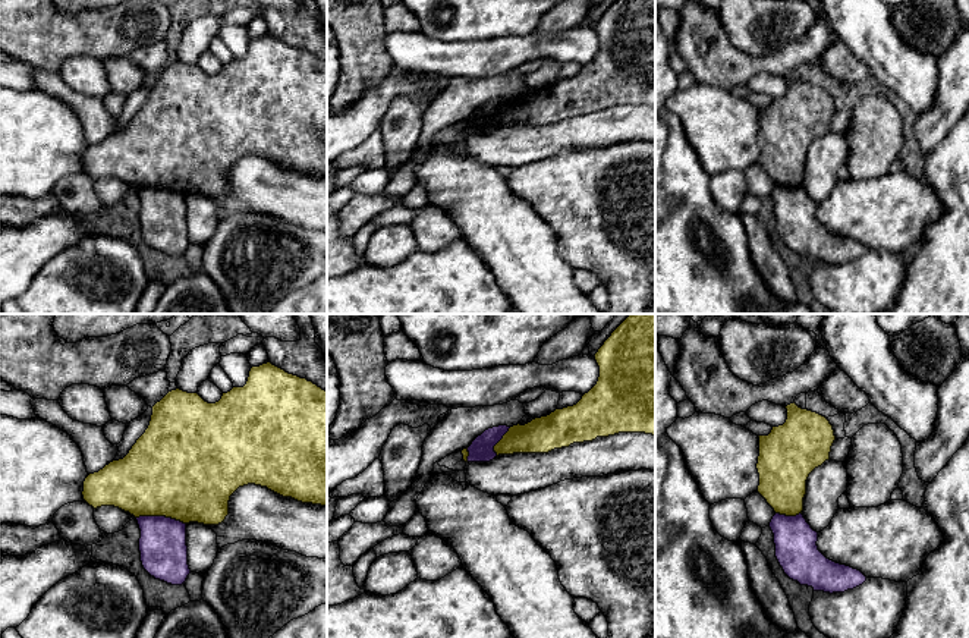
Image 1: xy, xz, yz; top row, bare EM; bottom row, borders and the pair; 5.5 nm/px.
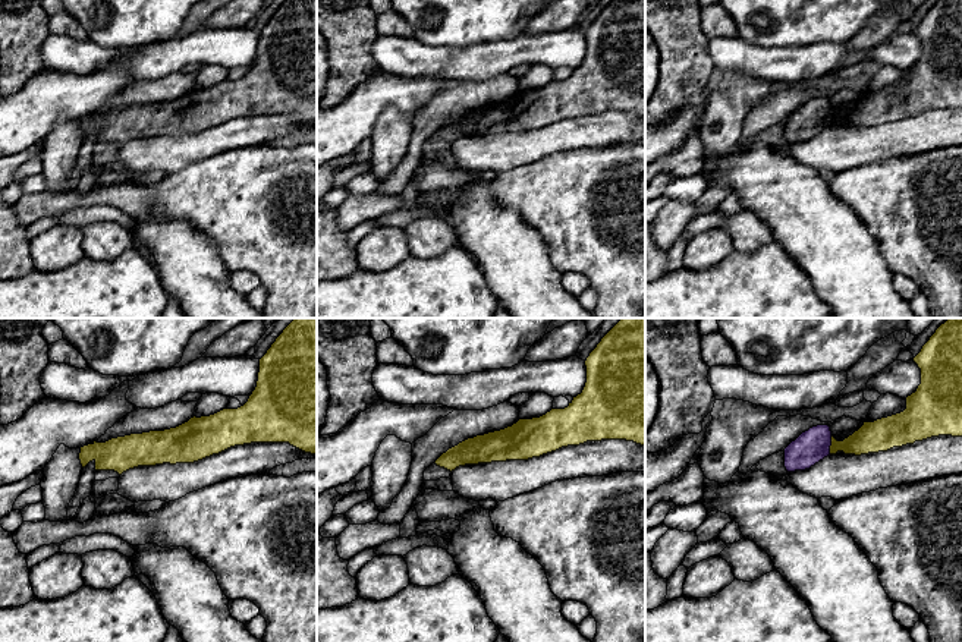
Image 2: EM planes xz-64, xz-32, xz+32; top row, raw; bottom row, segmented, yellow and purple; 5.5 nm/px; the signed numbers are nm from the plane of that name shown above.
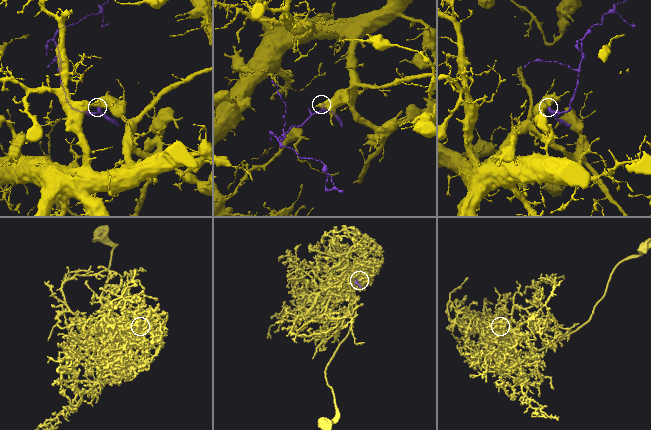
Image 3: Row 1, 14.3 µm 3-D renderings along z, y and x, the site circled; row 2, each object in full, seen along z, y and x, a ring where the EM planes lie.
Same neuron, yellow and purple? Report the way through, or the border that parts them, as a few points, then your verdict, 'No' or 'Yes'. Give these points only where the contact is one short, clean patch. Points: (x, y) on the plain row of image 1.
Boundary: xy (137, 188), (170, 188), (185, 195). No

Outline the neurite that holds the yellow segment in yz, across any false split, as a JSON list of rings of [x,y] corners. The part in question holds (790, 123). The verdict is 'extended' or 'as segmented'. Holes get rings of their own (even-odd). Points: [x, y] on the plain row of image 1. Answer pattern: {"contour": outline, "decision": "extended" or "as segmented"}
{"contour": [[[795,73],[787,76],[786,81],[787,91],[783,97],[773,98],[768,107],[758,107],[758,164],[767,172],[775,185],[796,188],[803,182],[806,151],[815,139],[830,131],[836,107],[833,97],[825,88],[802,81]]], "decision": "as segmented"}

